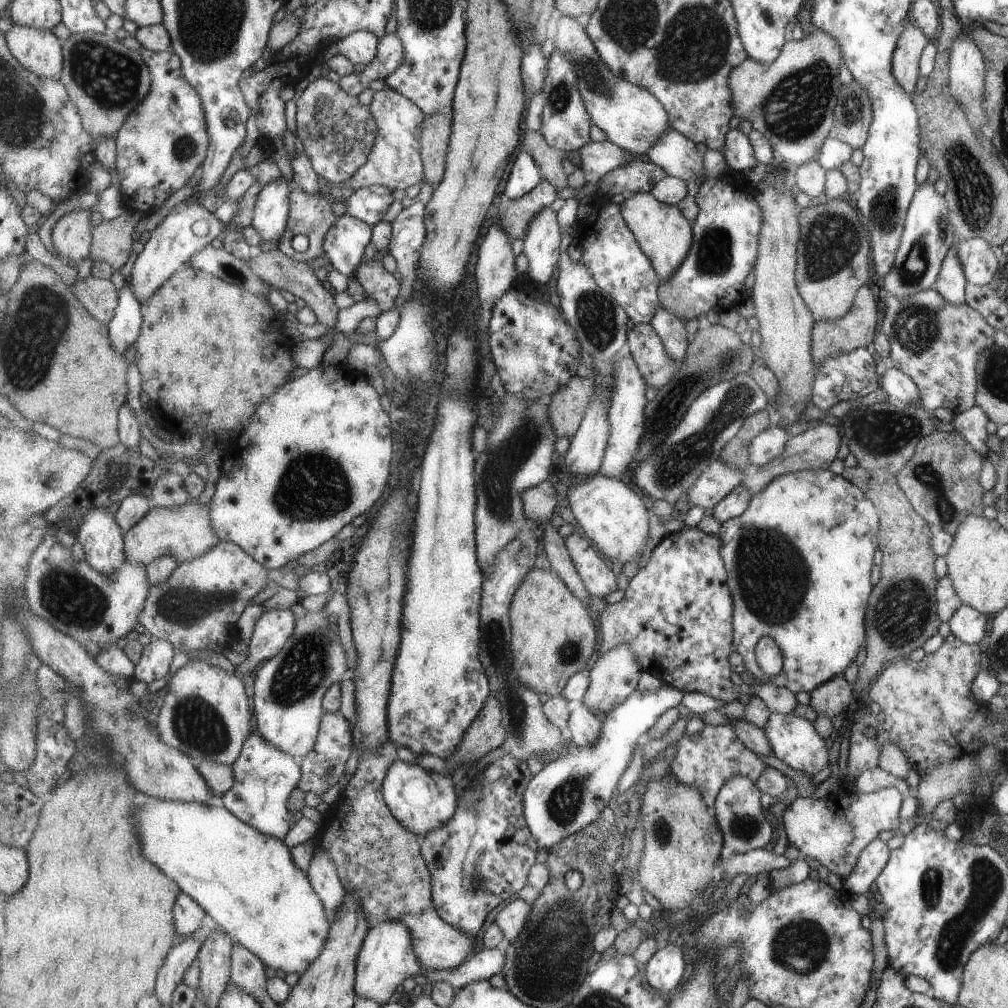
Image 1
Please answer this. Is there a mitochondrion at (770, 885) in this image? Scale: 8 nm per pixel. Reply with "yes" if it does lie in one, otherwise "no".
no

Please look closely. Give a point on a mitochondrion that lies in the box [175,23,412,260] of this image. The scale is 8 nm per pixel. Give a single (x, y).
(342, 135)

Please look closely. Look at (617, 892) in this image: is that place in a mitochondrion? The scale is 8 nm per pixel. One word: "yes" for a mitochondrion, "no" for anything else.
no

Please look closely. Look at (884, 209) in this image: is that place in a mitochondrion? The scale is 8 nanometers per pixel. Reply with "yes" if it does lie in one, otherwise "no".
yes

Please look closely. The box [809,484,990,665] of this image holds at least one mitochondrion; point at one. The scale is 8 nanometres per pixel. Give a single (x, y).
(903, 611)

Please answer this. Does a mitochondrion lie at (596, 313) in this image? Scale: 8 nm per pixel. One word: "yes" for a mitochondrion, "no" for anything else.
yes

